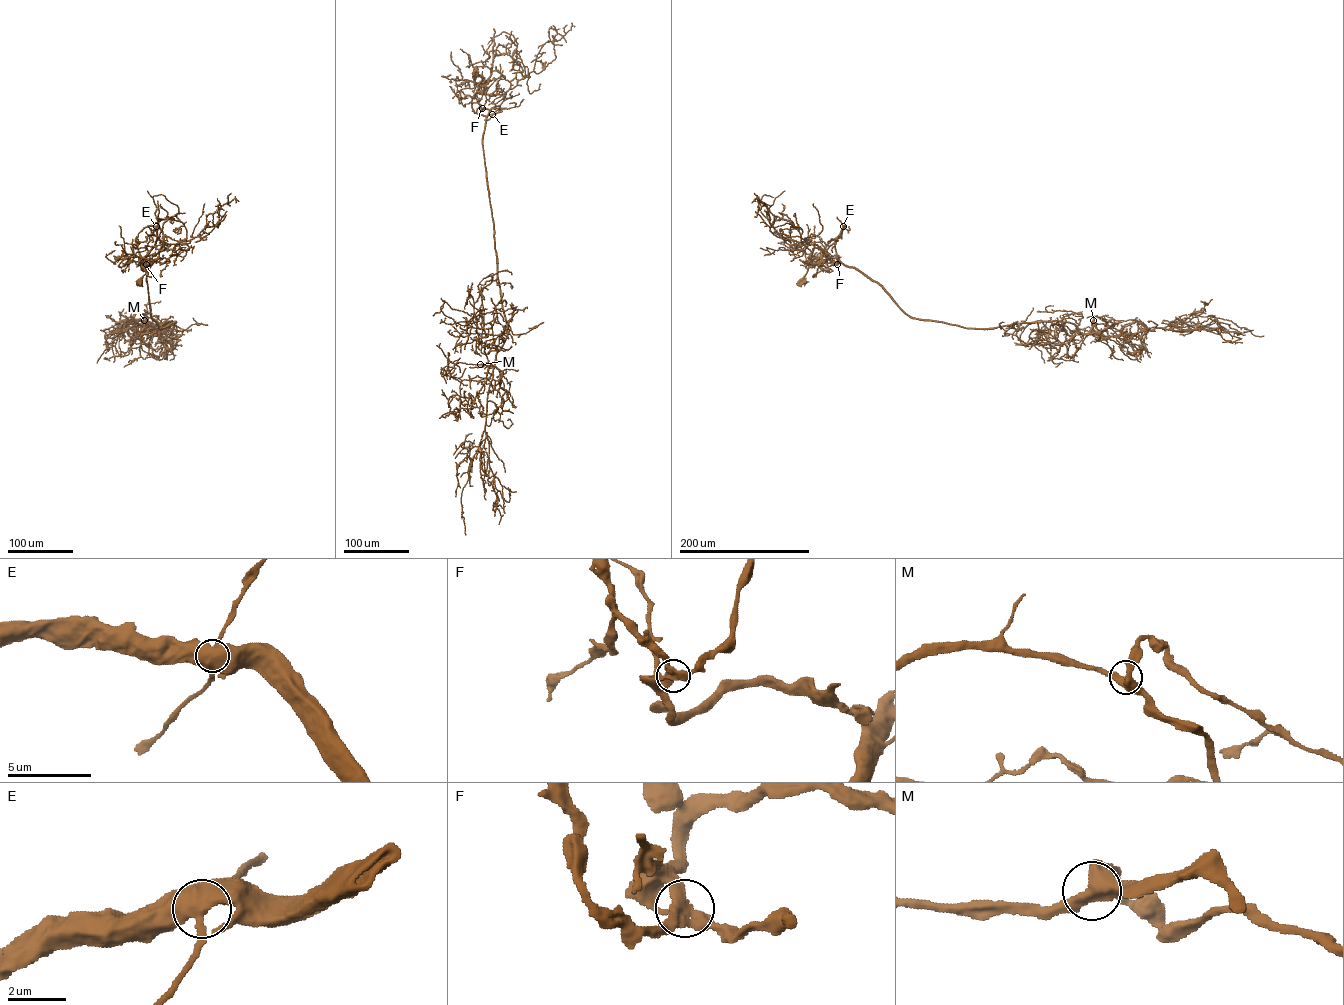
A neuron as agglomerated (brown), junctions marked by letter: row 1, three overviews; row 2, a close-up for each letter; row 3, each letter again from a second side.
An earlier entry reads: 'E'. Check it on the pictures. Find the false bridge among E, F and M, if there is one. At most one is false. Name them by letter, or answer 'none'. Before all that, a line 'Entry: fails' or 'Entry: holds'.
Entry: fails
none

